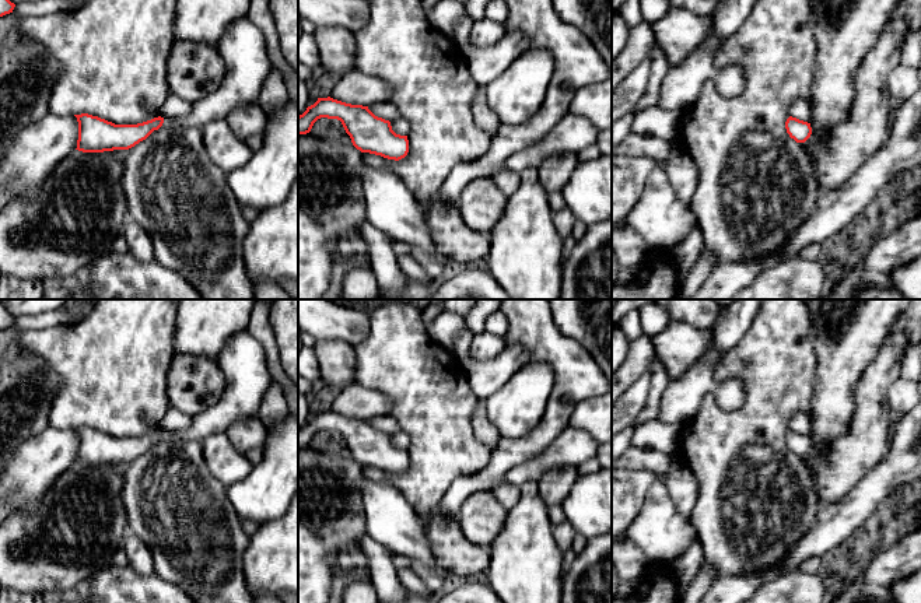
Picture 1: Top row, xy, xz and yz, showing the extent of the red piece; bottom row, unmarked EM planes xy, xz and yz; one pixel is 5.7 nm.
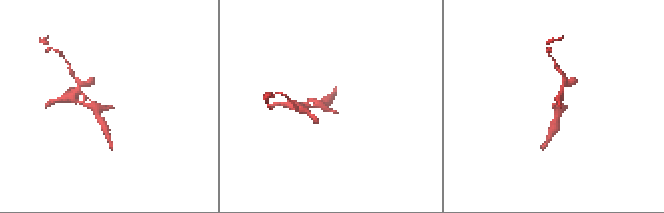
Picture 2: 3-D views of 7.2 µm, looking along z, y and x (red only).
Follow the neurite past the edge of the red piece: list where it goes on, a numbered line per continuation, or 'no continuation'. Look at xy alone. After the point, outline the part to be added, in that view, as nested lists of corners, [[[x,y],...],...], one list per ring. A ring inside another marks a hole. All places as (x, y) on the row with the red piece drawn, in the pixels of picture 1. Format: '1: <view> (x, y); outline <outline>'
1: xy (242, 48); outline [[[248,17],[238,20],[228,28],[217,46],[223,57],[225,73],[217,90],[207,94],[203,99],[192,104],[192,112],[183,118],[164,118],[164,127],[199,127],[216,119],[225,119],[230,112],[242,104],[259,101],[265,81],[272,70],[267,56],[265,35],[258,25]]]

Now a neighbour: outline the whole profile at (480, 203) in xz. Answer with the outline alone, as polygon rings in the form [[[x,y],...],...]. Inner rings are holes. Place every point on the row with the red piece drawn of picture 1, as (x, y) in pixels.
[[[479,178],[465,186],[456,204],[469,228],[490,236],[501,218],[505,203],[507,196],[491,178]]]

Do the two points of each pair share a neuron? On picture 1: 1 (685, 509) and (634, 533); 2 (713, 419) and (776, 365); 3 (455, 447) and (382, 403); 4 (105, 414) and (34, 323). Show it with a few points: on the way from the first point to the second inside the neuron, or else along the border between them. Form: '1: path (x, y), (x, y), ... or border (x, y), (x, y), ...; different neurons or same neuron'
1: border (664, 483), (675, 507), (690, 519); different neurons
2: path (732, 419), (739, 419), (773, 385); same neuron
3: border (366, 388), (380, 391), (389, 399), (389, 414); different neurons
4: border (70, 322), (21, 330); different neurons

